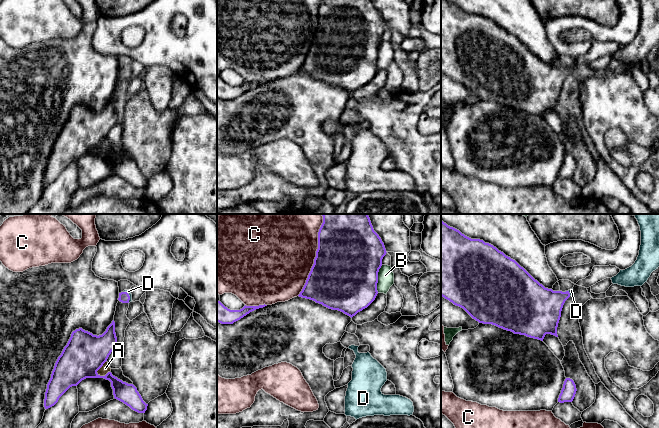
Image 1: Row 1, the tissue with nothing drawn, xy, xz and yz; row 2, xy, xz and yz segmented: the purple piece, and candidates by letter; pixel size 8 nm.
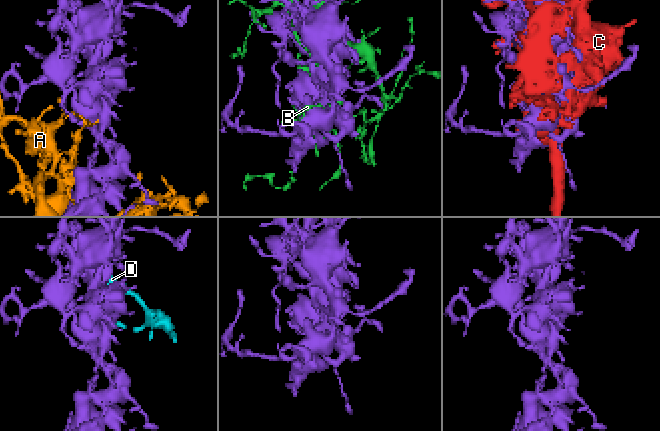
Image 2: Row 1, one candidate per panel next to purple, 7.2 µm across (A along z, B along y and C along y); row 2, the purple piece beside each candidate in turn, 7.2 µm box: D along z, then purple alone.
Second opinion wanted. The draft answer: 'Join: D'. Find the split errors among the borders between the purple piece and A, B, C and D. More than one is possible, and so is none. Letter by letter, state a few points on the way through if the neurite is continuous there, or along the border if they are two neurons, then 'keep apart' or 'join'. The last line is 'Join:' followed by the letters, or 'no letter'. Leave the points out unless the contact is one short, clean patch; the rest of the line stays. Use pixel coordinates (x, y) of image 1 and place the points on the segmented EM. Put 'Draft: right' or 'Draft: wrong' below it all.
A: keep apart
B: keep apart
C: keep apart
D: across xy (124, 297), (129, 296), (128, 291) | join
Join: D
Draft: right

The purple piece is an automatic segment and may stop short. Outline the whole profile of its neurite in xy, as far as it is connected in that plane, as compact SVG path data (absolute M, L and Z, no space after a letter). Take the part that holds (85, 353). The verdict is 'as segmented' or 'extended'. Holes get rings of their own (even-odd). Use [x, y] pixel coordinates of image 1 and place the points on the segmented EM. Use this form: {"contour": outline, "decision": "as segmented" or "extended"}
{"contour": "M115 322L107 327L102 335L76 329L58 357L45 392L44 407L54 406L59 398L72 386L77 386L86 378L104 378L111 382L114 398L138 413L145 413L146 404L137 388L108 372L100 376L97 371L107 361L117 347Z", "decision": "as segmented"}

